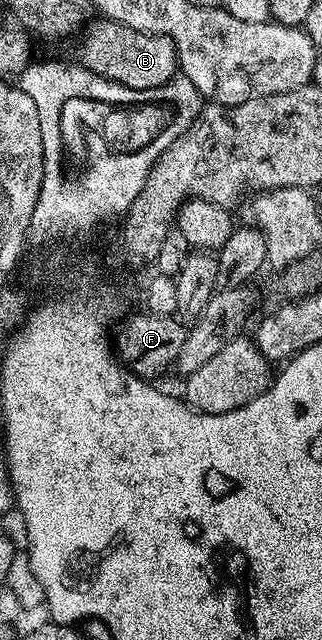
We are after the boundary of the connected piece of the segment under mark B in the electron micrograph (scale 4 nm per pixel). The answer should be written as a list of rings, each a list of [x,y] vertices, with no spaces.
[[[101,16],[96,20],[89,21],[80,34],[84,35],[80,38],[78,62],[90,72],[108,81],[116,81],[126,88],[138,90],[158,88],[177,75],[176,49],[163,34],[144,34]]]

